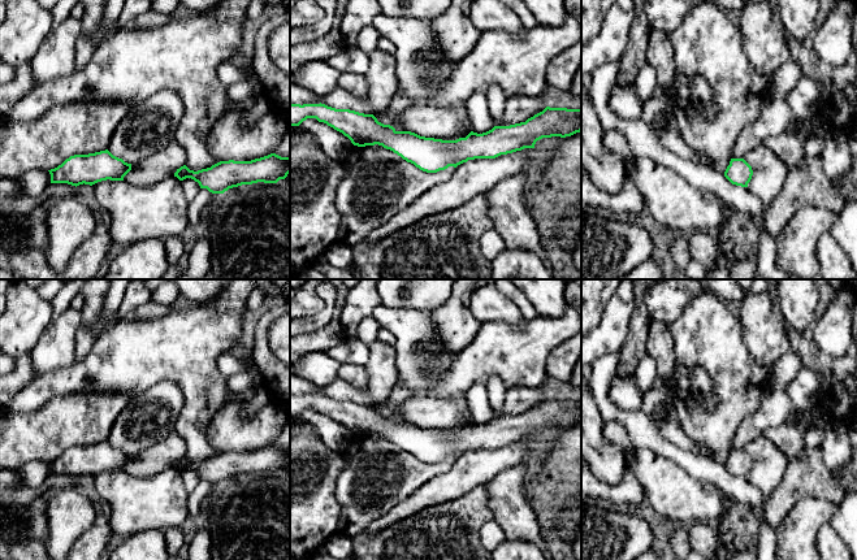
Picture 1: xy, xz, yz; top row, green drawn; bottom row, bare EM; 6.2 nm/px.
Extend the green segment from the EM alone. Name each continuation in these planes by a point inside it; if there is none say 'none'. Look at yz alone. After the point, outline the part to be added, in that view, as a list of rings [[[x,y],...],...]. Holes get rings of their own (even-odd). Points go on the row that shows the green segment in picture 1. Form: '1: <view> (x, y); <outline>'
none

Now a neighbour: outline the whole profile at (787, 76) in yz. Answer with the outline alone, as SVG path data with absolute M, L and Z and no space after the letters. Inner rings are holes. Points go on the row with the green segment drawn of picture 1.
M793 60L787 61L770 77L771 95L785 100L801 77L801 66Z

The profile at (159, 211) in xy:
M174 175L151 186L107 179L91 187L111 216L113 244L126 247L143 239L181 236L191 221L182 182Z

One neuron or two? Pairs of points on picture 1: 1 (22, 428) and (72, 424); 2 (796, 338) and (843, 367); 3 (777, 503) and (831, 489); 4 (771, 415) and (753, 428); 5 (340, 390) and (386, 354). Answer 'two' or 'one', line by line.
1: one
2: one
3: one
4: one
5: one

